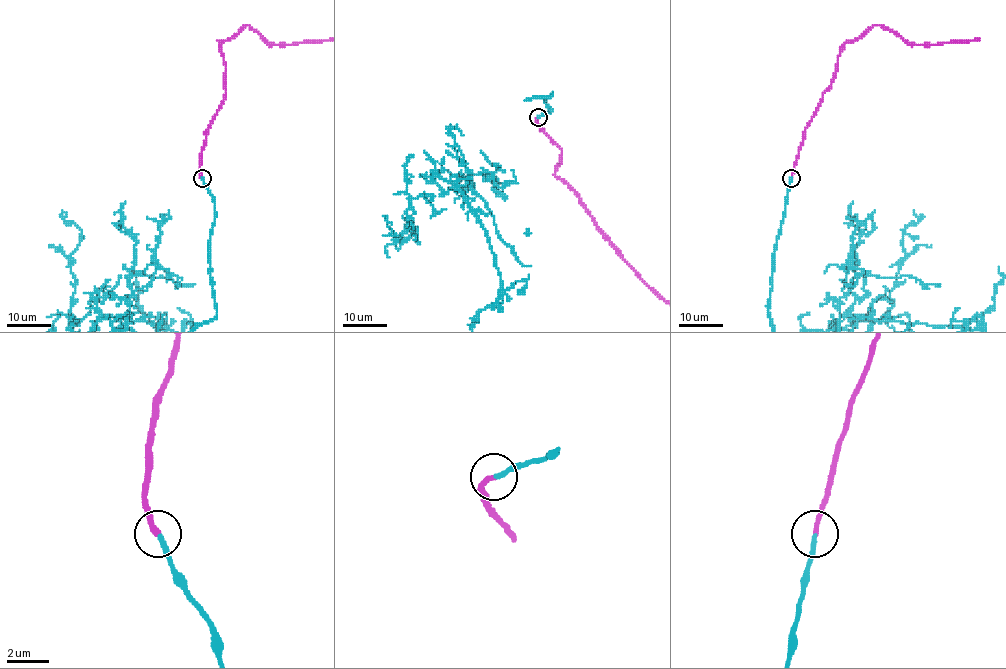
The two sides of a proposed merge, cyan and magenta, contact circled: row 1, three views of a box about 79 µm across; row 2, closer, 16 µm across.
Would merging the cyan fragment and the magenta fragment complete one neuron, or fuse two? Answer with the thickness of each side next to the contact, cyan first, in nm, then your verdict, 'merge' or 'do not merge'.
240 nm thick on the cyan side, 260 nm on the other; merge

